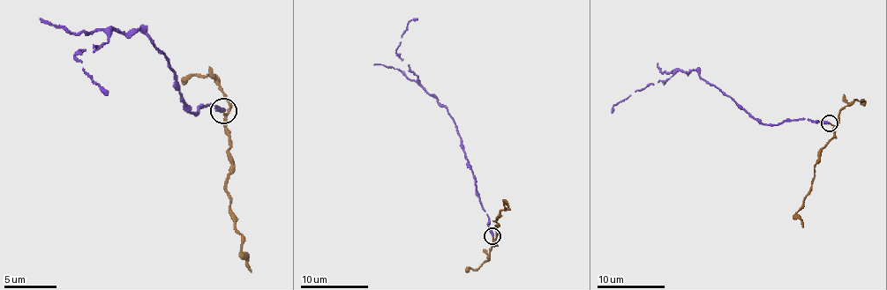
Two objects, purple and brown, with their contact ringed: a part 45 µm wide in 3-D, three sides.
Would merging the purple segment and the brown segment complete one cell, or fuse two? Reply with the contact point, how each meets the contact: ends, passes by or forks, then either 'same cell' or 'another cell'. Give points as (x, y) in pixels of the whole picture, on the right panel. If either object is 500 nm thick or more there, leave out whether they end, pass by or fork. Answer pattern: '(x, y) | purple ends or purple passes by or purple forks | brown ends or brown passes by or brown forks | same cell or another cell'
(829, 122) | purple ends | brown passes by | same cell

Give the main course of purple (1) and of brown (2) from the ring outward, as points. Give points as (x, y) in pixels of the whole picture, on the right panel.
1: (829, 123), (801, 118), (764, 125), (695, 70), (677, 70), (668, 79), (651, 83), (616, 103), (611, 113)
2: (830, 123), (834, 126), (834, 137), (820, 153), (820, 160), (814, 168), (812, 190), (797, 212), (803, 227)

